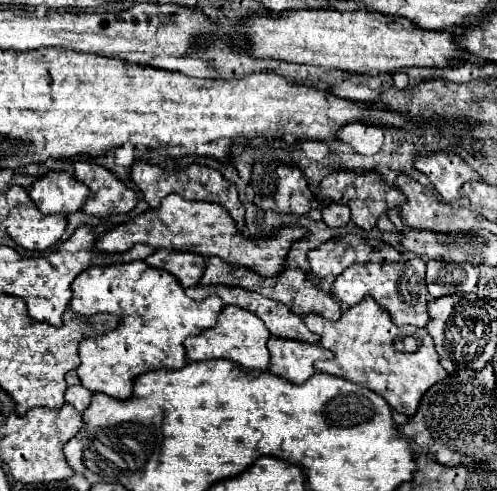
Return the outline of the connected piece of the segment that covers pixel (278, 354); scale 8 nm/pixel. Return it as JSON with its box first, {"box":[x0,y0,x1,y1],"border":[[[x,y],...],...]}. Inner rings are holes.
{"box":[269,337,333,383],"border":[[[269,337],[269,371],[277,377],[283,377],[291,383],[305,383],[313,373],[313,363],[319,359],[331,359],[333,353],[321,345],[309,345],[291,339]]]}

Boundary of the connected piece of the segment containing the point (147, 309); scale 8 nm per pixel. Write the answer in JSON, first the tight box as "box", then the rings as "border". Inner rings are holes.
{"box":[71,261,223,401],"border":[[[143,261],[89,267],[77,275],[71,283],[71,291],[71,309],[77,315],[91,317],[97,313],[115,313],[123,317],[121,325],[109,335],[81,341],[81,365],[77,367],[83,387],[119,401],[133,395],[133,383],[139,375],[155,369],[181,369],[185,365],[183,341],[215,325],[223,309],[223,301],[217,295],[193,301],[173,275],[155,271],[155,267],[147,267]]]}

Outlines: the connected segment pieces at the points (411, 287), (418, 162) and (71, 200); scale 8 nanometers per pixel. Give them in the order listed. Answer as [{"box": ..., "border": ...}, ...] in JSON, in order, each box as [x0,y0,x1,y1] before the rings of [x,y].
[{"box":[333,257,429,327],"border":[[[415,257],[409,261],[379,265],[379,263],[363,263],[353,265],[343,271],[333,283],[333,297],[345,305],[357,305],[363,297],[373,297],[393,319],[395,325],[415,325],[425,327],[429,321],[427,315],[427,285],[425,285],[425,261]]]},{"box":[415,151,481,203],"border":[[[437,151],[415,159],[415,169],[425,173],[443,201],[451,203],[461,195],[465,181],[481,179],[459,155],[451,151]]]},{"box":[29,171,89,215],"border":[[[49,171],[35,179],[29,195],[39,211],[69,215],[81,211],[89,189],[65,171]]]}]

